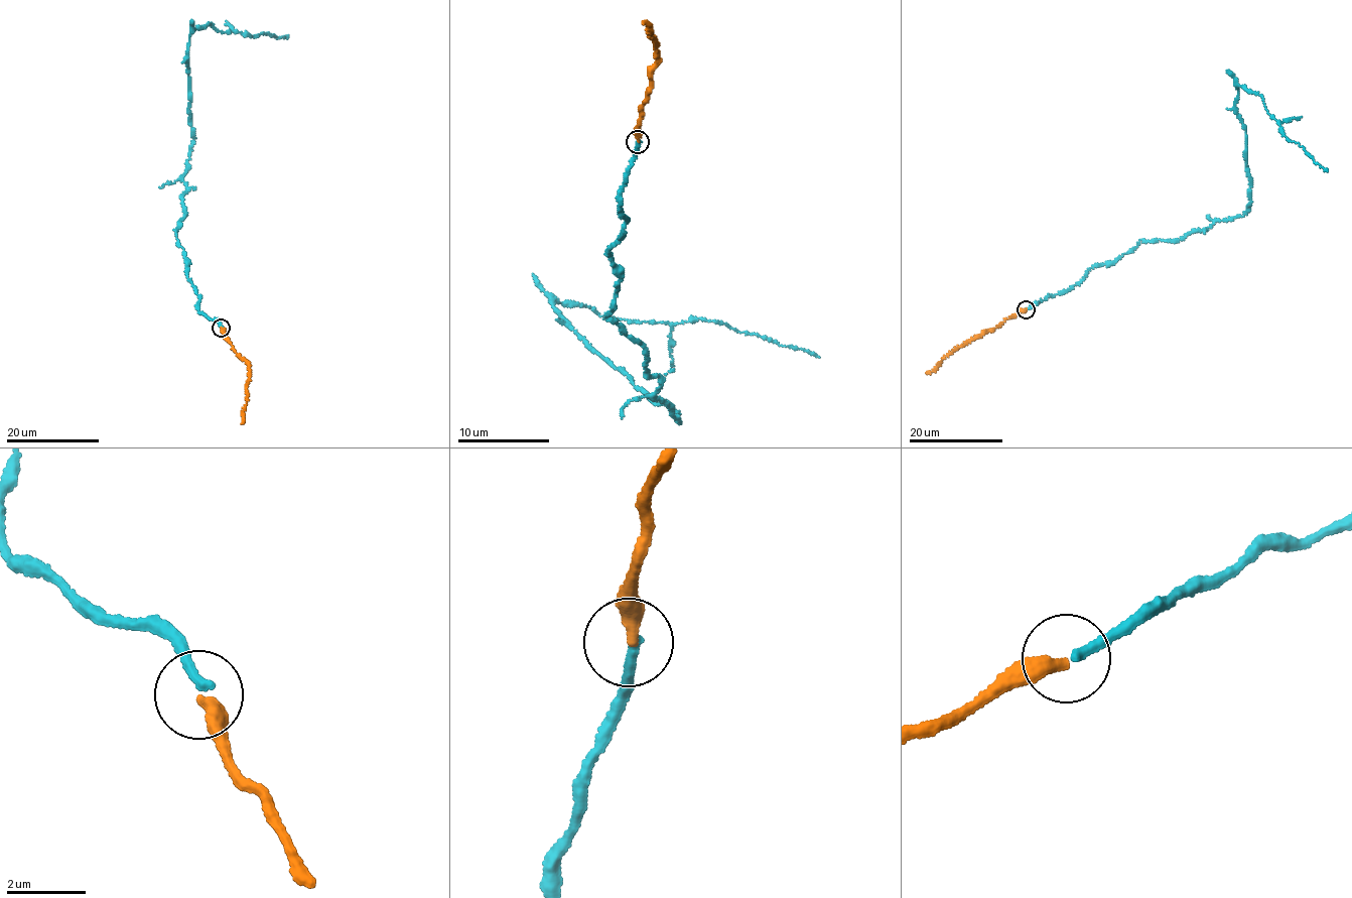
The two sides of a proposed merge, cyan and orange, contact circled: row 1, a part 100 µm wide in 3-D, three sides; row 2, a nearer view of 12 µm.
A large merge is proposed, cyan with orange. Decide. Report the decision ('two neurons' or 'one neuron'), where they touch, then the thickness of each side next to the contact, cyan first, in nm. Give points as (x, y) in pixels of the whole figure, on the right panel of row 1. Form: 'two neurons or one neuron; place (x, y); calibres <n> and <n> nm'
one neuron; place (1026, 309); calibres 240 and 360 nm

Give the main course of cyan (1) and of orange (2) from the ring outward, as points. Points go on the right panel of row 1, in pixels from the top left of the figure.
1: (1027, 309), (1141, 241), (1172, 241), (1247, 211), (1251, 177), (1238, 86), (1258, 93), (1287, 138), (1328, 172)
2: (1026, 309), (975, 336), (943, 357), (937, 367), (925, 372)

